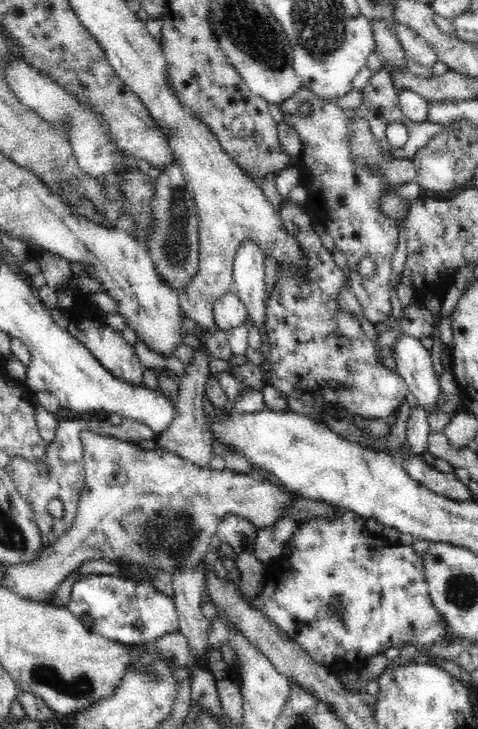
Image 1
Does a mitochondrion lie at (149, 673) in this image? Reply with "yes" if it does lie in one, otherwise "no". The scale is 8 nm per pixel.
yes

